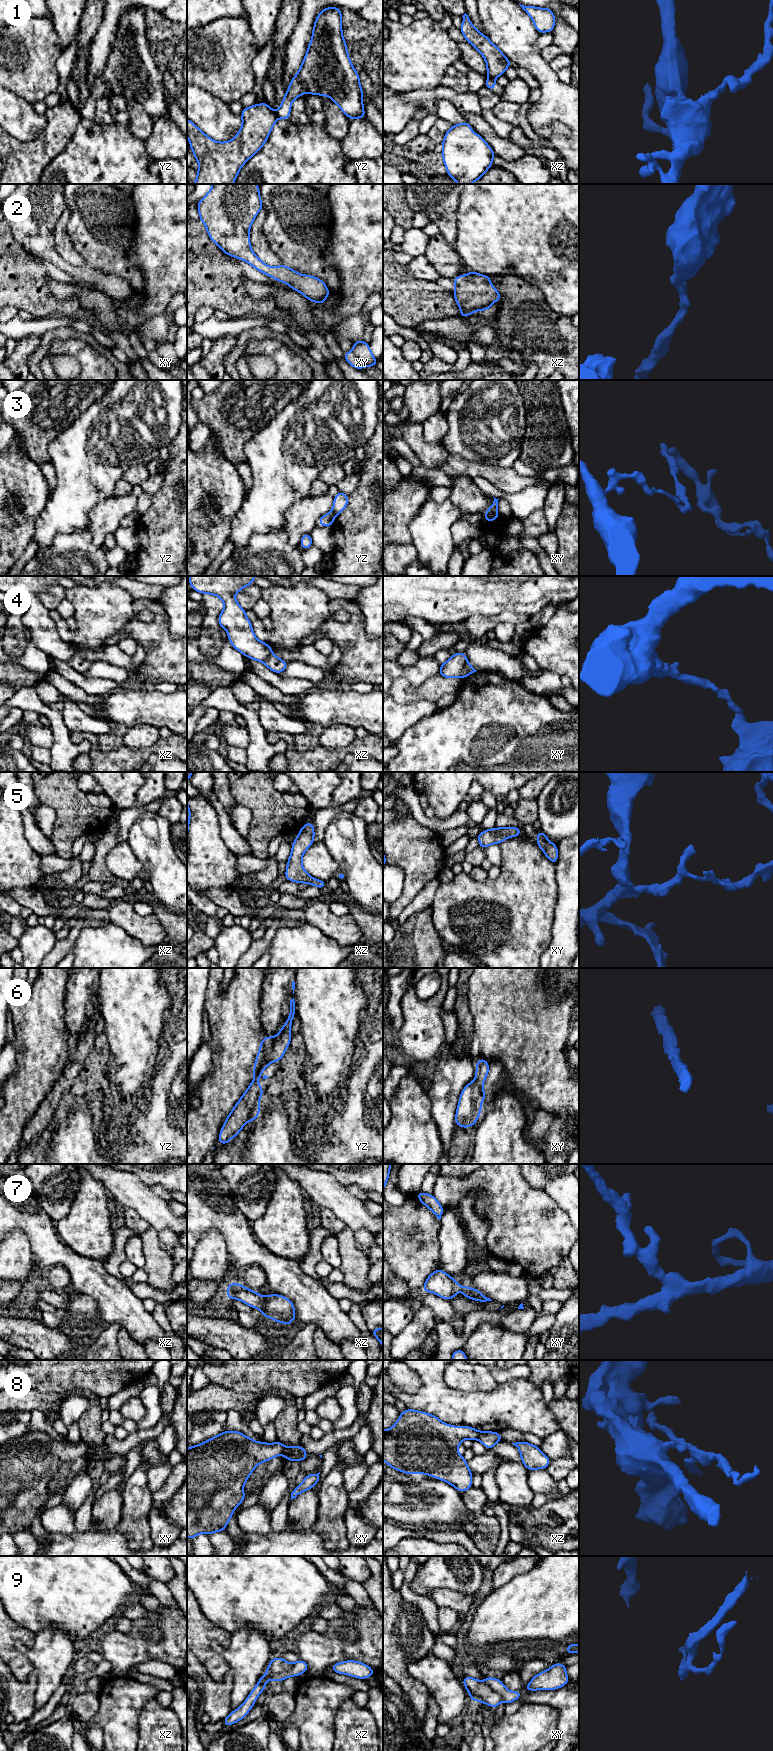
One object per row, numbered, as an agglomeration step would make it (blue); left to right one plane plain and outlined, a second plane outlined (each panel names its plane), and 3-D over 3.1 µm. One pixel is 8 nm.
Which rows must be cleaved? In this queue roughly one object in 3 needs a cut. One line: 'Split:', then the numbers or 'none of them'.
Split: 1, 3, 4, 8, 9

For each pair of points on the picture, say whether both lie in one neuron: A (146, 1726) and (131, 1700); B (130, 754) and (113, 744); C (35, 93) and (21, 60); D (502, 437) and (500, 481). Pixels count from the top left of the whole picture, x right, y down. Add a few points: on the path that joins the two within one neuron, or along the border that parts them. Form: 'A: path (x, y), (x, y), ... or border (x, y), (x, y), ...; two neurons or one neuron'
A: border (154, 1697), (140, 1712), (138, 1718), (138, 1737); two neurons
B: border (96, 738), (103, 752), (124, 745); two neurons
C: path (33, 85), (32, 75), (27, 68); one neuron
D: border (478, 462), (489, 462), (501, 467), (511, 468); two neurons

